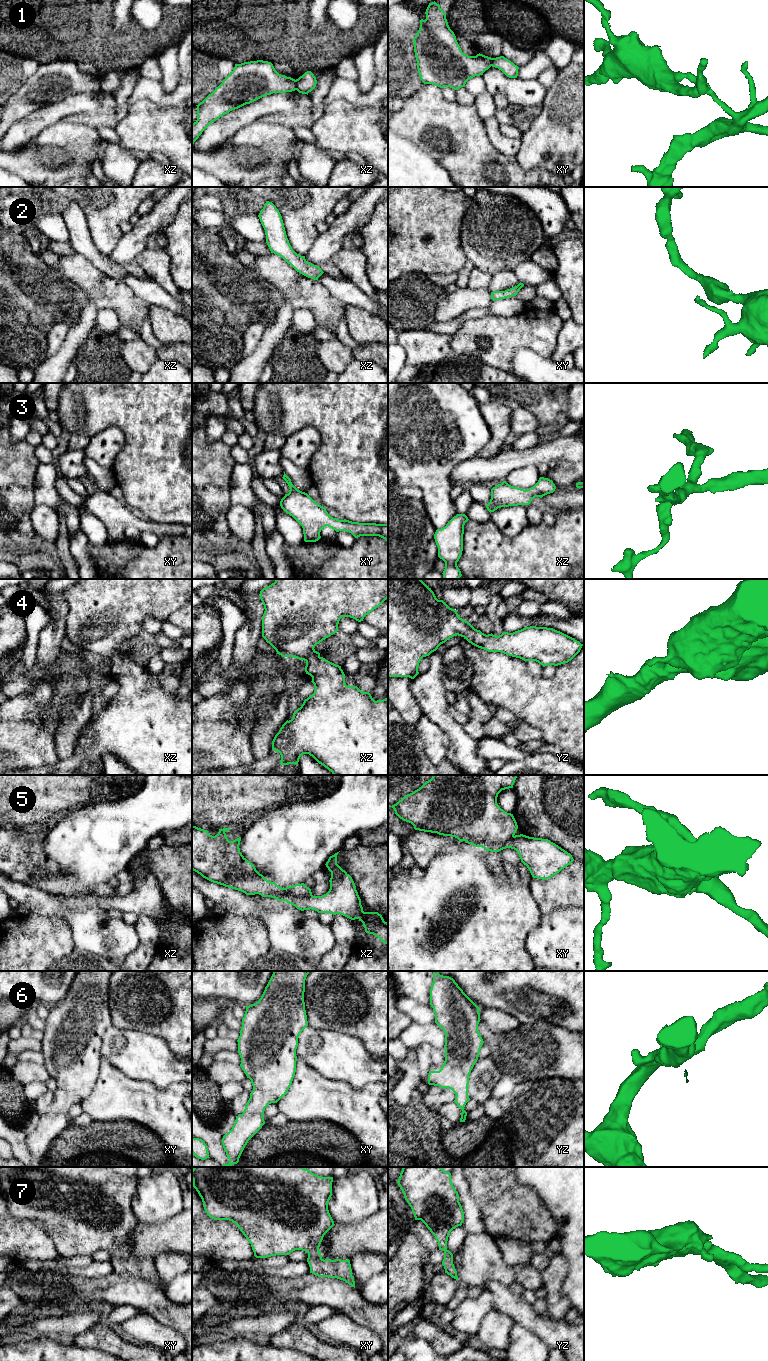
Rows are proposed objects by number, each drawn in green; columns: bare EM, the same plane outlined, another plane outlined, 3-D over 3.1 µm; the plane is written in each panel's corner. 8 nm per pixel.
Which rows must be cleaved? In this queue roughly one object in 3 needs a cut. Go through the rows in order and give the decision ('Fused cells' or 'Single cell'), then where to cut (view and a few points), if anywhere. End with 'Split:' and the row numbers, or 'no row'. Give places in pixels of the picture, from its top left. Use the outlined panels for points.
1: Fused cells. Split along xz (295, 80), (296, 89)
2: Single cell. No split
3: Single cell. No split
4: Single cell. No split
5: Fused cells. Split along xy (513, 835), (503, 842), (487, 843), (483, 847)
6: Single cell. No split
7: Single cell. No split
Split: 1, 5

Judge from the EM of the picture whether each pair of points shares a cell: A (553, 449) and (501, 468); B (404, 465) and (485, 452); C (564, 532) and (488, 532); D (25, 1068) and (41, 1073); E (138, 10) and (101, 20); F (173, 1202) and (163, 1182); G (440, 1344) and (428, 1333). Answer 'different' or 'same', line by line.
A: same
B: different
C: same
D: same
E: different
F: same
G: same

